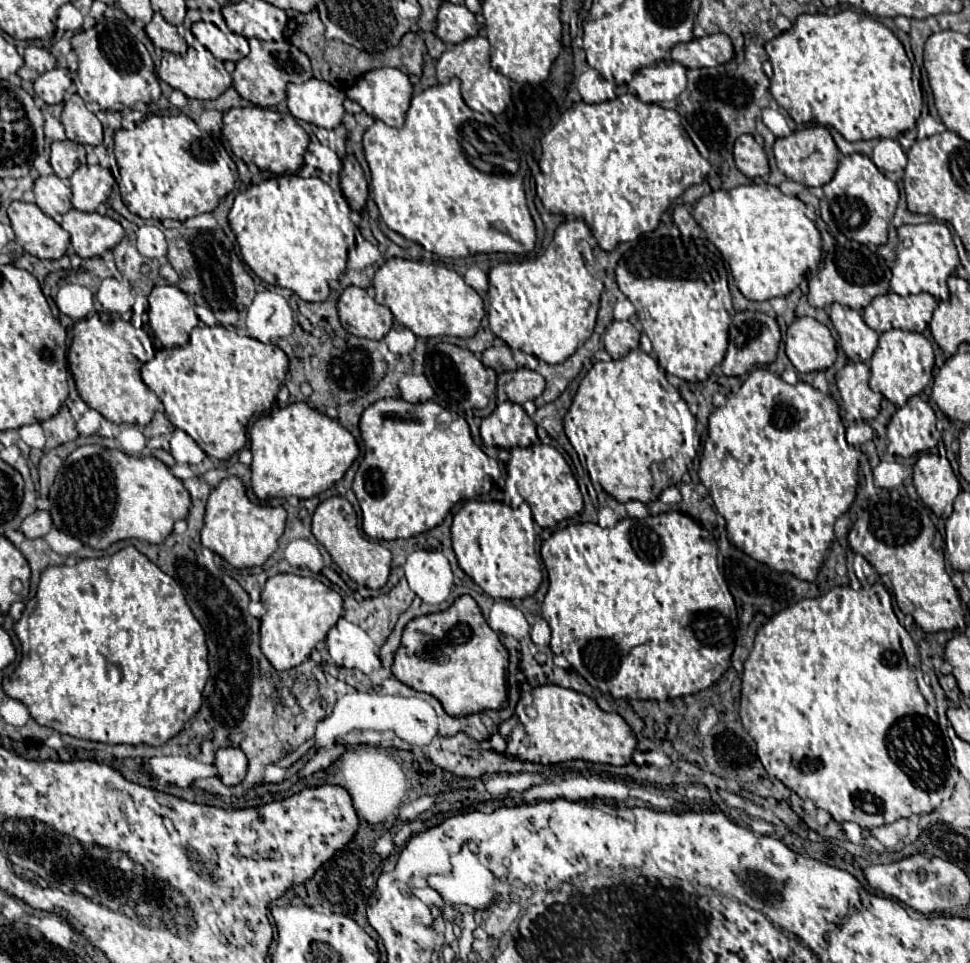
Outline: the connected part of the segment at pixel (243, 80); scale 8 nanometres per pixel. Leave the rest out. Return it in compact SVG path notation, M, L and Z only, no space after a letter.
M249 39L251 53L237 61L233 71L233 87L237 93L259 107L275 107L285 99L287 83L305 83L313 77L309 57L289 41L261 41Z

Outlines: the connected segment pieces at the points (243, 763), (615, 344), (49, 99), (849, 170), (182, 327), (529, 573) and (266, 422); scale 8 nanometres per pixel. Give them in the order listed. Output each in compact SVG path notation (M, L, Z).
M221 747L215 751L215 763L217 775L223 781L223 785L233 787L243 781L247 773L247 757L237 747Z
M613 321L601 335L601 343L613 359L639 347L639 331L629 321Z
M64 68L47 71L35 79L35 93L49 105L61 103L65 99L65 91L72 84L71 72Z
M853 153L841 159L833 179L827 185L823 185L823 193L825 195L821 199L819 213L831 231L837 229L847 239L853 239L865 245L887 243L887 227L893 219L895 207L899 201L899 189L891 179L887 179L875 167L875 163L867 155Z
M157 285L149 295L149 325L163 348L183 347L199 317L177 285Z
M466 501L451 525L451 541L459 567L493 599L519 601L539 589L543 568L535 551L537 537L527 503L511 509L499 501Z
M305 401L291 403L287 407L279 407L267 415L261 415L253 423L249 437L253 451L251 481L253 481L253 491L261 501L271 497L291 497L291 495L297 495L299 499L315 497L327 491L331 485L335 485L359 455L357 439L341 425L341 421L327 417L325 413L321 413L319 409L311 407Z

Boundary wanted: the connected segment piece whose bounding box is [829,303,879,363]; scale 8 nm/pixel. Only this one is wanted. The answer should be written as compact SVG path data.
M839 303L831 305L829 317L839 335L839 343L845 355L851 361L861 361L861 363L869 361L877 347L877 339L879 339L877 331L867 327L863 317L855 309Z

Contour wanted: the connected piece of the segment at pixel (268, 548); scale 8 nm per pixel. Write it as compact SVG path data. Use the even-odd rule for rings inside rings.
M239 477L223 479L209 495L205 509L205 525L201 529L201 543L221 555L237 569L263 565L277 549L277 541L285 529L285 509L269 507L247 497L247 487Z

